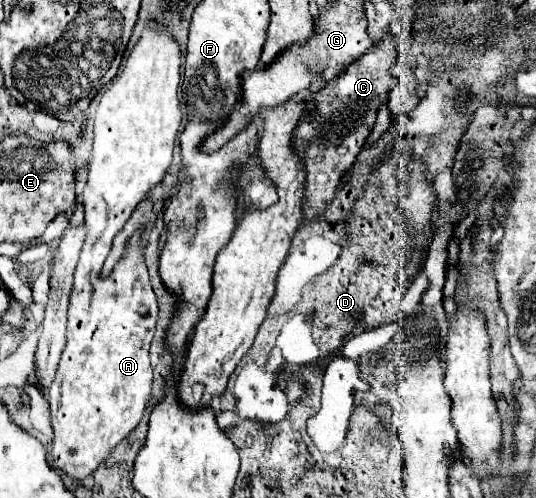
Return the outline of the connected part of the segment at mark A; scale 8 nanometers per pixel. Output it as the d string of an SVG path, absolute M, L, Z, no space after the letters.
M151 22L141 40L137 42L137 46L133 48L133 52L127 56L125 64L123 64L123 72L109 84L107 92L103 92L101 96L101 102L99 102L99 108L97 108L97 114L95 114L95 138L93 138L93 158L89 162L89 182L85 186L85 192L83 192L83 206L85 206L85 228L87 228L87 236L85 236L85 242L83 242L83 250L81 250L81 256L79 256L79 264L75 268L75 284L73 284L73 292L71 292L71 300L69 300L69 324L67 324L67 346L63 350L63 356L61 356L61 362L59 362L59 368L57 368L57 374L55 374L55 380L51 382L49 390L47 390L47 398L49 398L49 404L51 404L51 424L53 424L53 432L55 432L55 440L53 440L53 448L49 452L51 456L51 466L53 468L59 468L63 470L65 474L69 474L71 478L77 478L79 482L87 476L87 474L93 474L95 468L99 466L99 462L139 424L143 412L145 412L145 404L151 396L151 380L153 380L153 374L151 374L151 366L149 366L149 346L151 346L151 340L153 340L153 334L155 334L155 322L157 322L157 298L153 294L153 288L151 288L151 282L149 282L149 276L147 276L147 266L145 266L145 256L143 256L143 248L141 248L141 232L137 230L129 242L127 242L127 252L123 256L123 260L117 262L117 266L111 270L111 274L107 278L101 276L101 268L103 268L103 262L111 250L111 244L113 244L113 238L117 236L117 232L125 226L125 222L131 218L131 214L135 212L135 208L139 206L139 202L147 200L149 198L149 192L161 184L163 176L167 174L169 170L169 164L171 164L171 158L173 158L173 148L175 148L175 138L181 130L181 108L179 108L179 98L177 98L177 92L179 92L179 82L181 82L181 56L179 56L179 46L175 44L175 40L163 30L159 32L157 26Z

